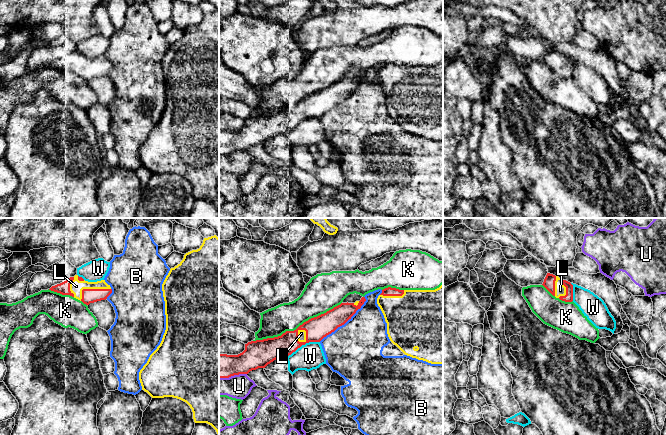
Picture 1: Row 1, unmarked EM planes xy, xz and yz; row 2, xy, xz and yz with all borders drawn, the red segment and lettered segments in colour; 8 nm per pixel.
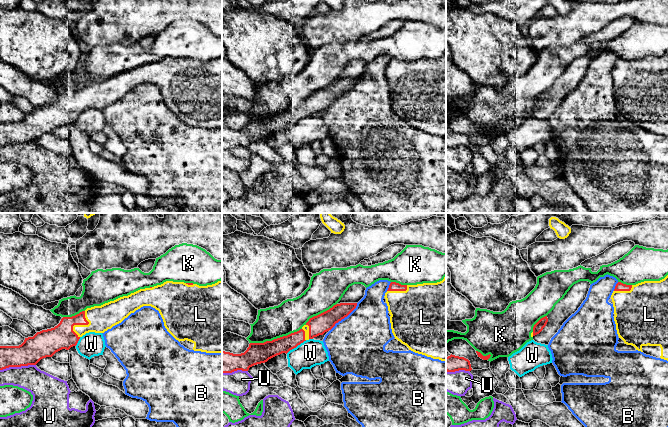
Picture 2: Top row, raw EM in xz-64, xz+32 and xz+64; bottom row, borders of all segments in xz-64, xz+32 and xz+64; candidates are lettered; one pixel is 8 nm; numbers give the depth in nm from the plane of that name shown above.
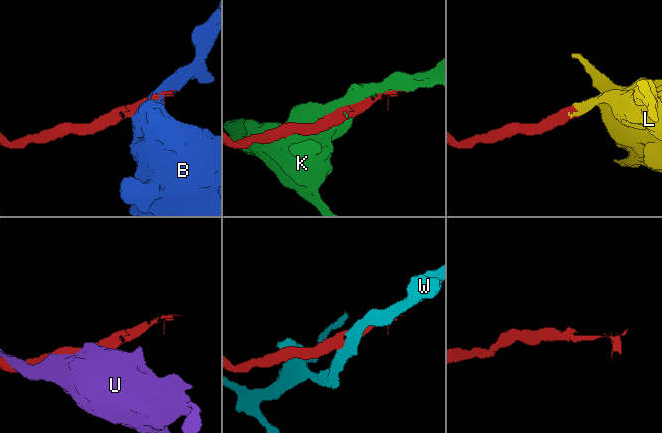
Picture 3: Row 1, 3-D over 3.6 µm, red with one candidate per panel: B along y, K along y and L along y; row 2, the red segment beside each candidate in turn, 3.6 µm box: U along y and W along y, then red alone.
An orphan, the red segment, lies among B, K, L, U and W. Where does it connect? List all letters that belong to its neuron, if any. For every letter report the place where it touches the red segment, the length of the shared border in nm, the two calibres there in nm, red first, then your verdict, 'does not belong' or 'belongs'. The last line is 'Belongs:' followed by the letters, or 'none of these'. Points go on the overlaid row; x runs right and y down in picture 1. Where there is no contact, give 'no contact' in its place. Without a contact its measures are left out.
B: xz (344, 323) | 500 nm | 180/440 nm | does not belong
K: xz (298, 327) | 800 nm | 180/240 nm | does not belong
L: xy (91, 289) | 260 nm | 110/110 nm | belongs
U: xz (232, 375) | 220 nm | 220/190 nm | does not belong
W: xz (302, 344) | 300 nm | 180/220 nm | does not belong
Belongs: L

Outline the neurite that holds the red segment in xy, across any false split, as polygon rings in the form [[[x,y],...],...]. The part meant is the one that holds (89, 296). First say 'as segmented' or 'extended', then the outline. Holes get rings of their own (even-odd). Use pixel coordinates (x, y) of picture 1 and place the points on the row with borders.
extended | [[[78,275],[52,286],[49,290],[62,295],[70,295],[86,305],[105,300],[112,293],[110,285],[105,280],[88,282]]]

